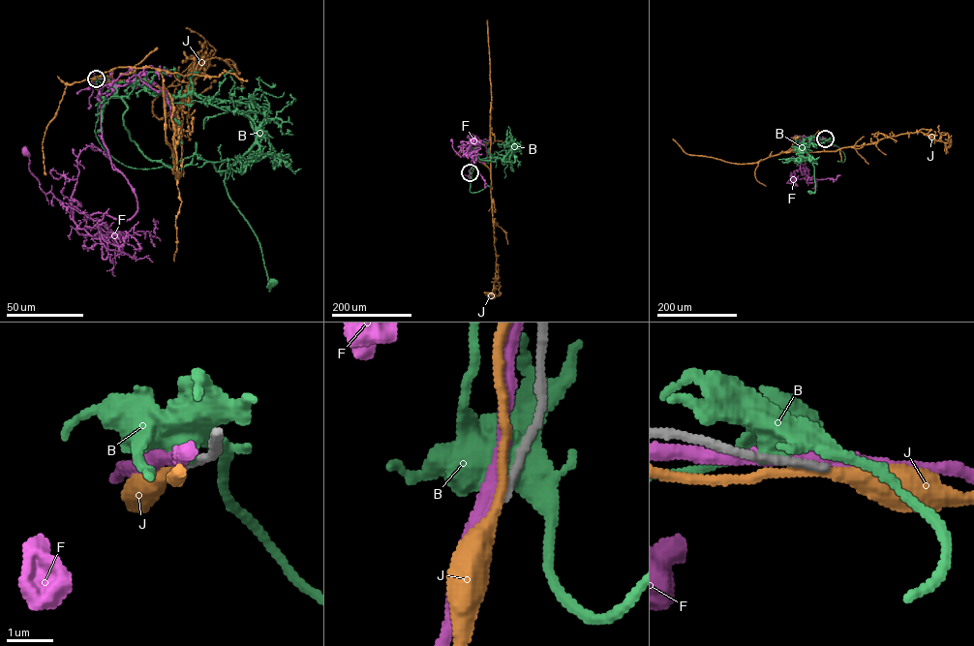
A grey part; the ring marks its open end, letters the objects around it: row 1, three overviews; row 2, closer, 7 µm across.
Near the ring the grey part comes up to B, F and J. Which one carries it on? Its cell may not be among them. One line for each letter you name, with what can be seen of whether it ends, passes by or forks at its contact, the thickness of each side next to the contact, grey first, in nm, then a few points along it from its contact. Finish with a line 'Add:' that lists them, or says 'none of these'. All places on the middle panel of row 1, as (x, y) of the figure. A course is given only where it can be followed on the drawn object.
Add: none of these

